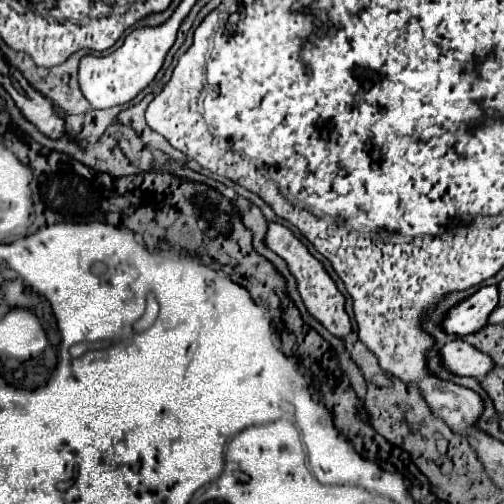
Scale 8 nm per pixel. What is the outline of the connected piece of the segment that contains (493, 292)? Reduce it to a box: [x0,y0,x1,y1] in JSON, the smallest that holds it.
[442,286,498,336]

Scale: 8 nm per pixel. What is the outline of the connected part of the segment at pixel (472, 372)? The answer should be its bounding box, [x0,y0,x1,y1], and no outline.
[440,340,494,378]

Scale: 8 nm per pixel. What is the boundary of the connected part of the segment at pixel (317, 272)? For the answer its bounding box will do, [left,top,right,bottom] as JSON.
[266,222,350,338]

